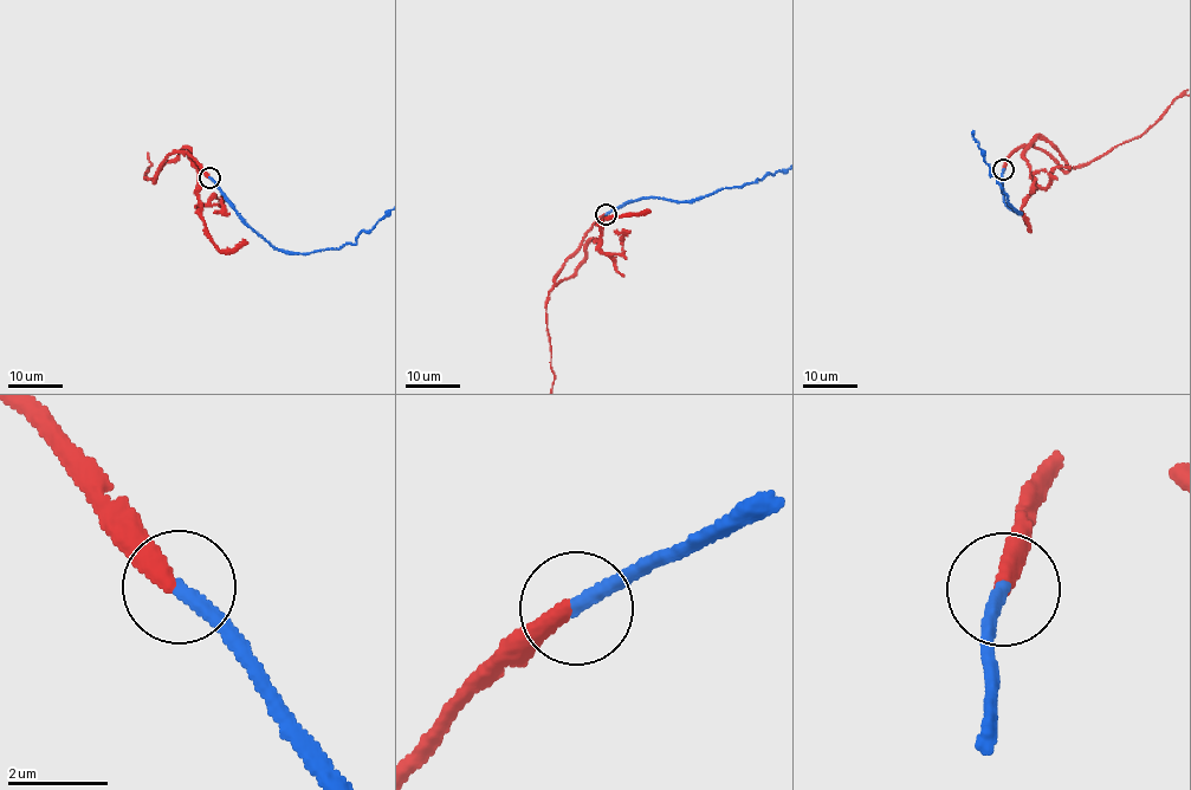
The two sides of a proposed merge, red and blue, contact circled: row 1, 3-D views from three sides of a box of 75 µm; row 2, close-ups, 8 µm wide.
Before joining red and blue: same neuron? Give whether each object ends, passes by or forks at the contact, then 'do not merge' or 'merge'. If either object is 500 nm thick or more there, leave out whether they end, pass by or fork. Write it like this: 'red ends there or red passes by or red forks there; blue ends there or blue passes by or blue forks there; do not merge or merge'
red ends there; blue ends there; merge

